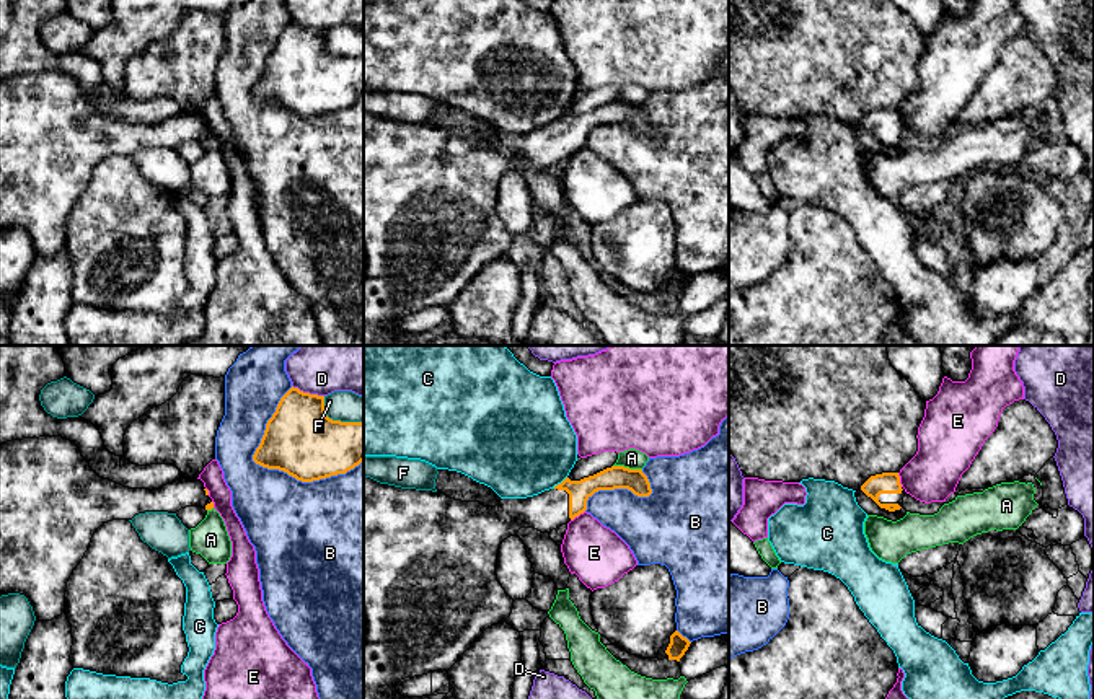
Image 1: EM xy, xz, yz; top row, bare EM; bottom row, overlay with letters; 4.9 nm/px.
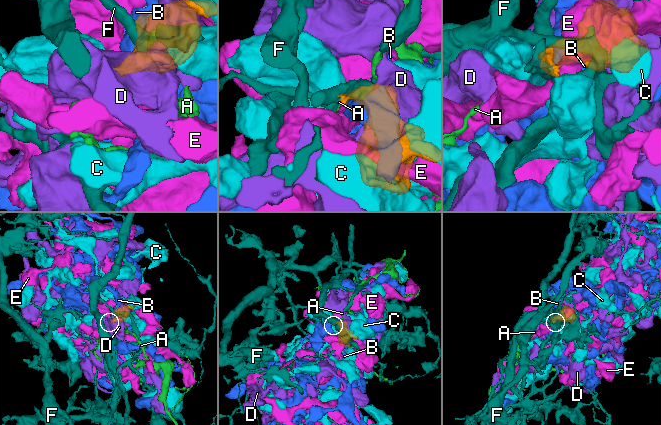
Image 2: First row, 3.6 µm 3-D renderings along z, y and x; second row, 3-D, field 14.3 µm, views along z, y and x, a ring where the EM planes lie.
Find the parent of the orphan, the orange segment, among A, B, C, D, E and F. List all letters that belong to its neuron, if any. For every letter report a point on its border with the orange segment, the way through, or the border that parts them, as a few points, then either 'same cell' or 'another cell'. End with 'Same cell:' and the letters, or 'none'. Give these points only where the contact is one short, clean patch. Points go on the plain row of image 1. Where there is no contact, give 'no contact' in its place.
A: xz (628, 103) | another cell
B: xy (305, 116) | another cell
C: xz (561, 118) | another cell
D: xy (308, 28) | another cell
E: xz (577, 150) | another cell
F: xy (336, 56) | another cell
Same cell: none

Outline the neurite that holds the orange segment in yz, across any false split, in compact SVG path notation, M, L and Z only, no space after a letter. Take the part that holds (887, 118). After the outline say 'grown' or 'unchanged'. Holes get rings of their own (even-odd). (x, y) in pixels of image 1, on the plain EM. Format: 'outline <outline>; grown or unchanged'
outline M882 108L871 111L861 125L871 132L880 143L895 147L903 143L905 124L900 119L898 108Z; grown

